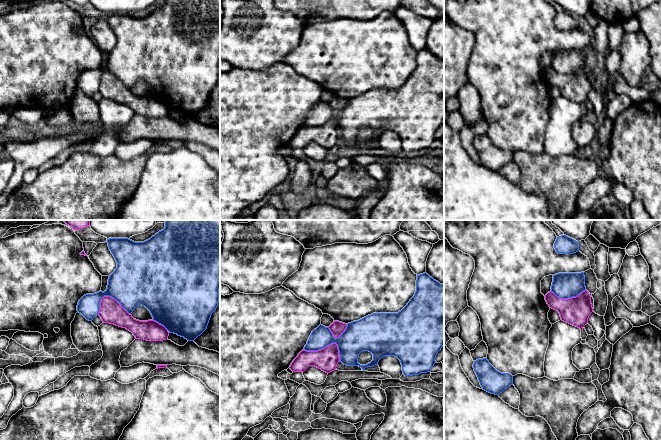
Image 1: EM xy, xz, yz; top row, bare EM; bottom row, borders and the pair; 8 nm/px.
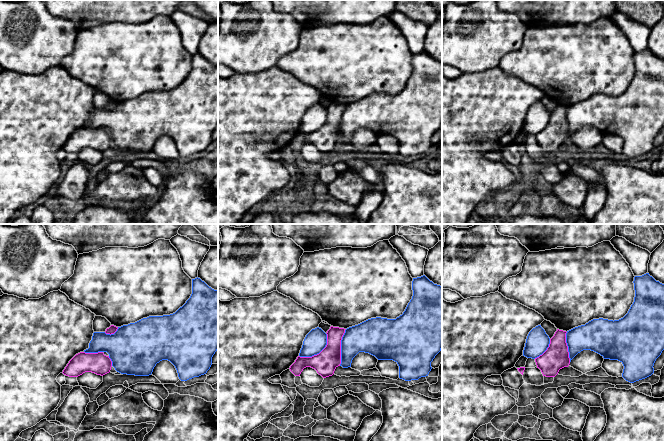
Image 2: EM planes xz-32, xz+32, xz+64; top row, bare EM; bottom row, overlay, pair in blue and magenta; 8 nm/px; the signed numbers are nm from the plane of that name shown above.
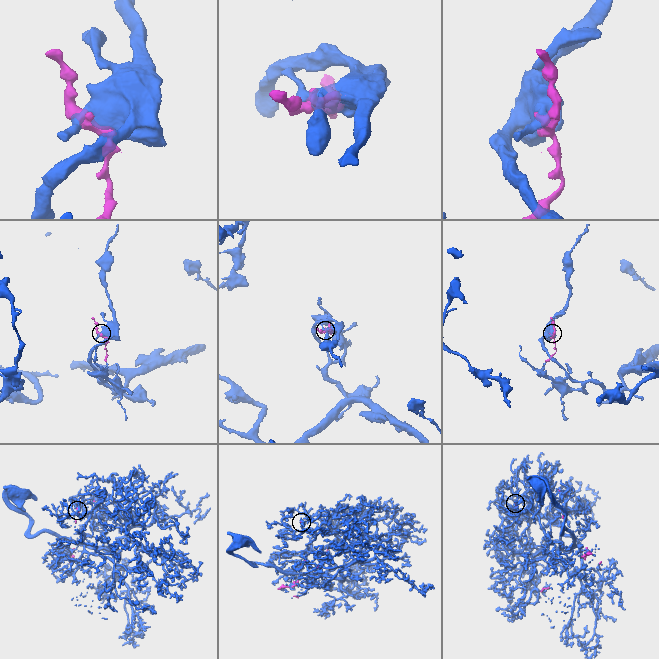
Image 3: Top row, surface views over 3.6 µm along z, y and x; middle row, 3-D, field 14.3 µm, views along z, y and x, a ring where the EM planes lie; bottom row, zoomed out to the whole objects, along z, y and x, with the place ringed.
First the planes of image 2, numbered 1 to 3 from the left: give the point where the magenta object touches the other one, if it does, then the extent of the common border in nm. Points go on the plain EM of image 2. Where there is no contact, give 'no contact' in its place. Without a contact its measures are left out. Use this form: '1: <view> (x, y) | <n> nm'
1: xz-32 (93, 128) | 150 nm
2: xz+32 (318, 129) | 300 nm
3: xz+64 (568, 123) | 240 nm

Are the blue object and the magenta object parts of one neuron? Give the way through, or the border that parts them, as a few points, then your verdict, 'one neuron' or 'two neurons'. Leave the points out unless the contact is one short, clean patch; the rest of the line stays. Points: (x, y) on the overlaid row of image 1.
two neurons

